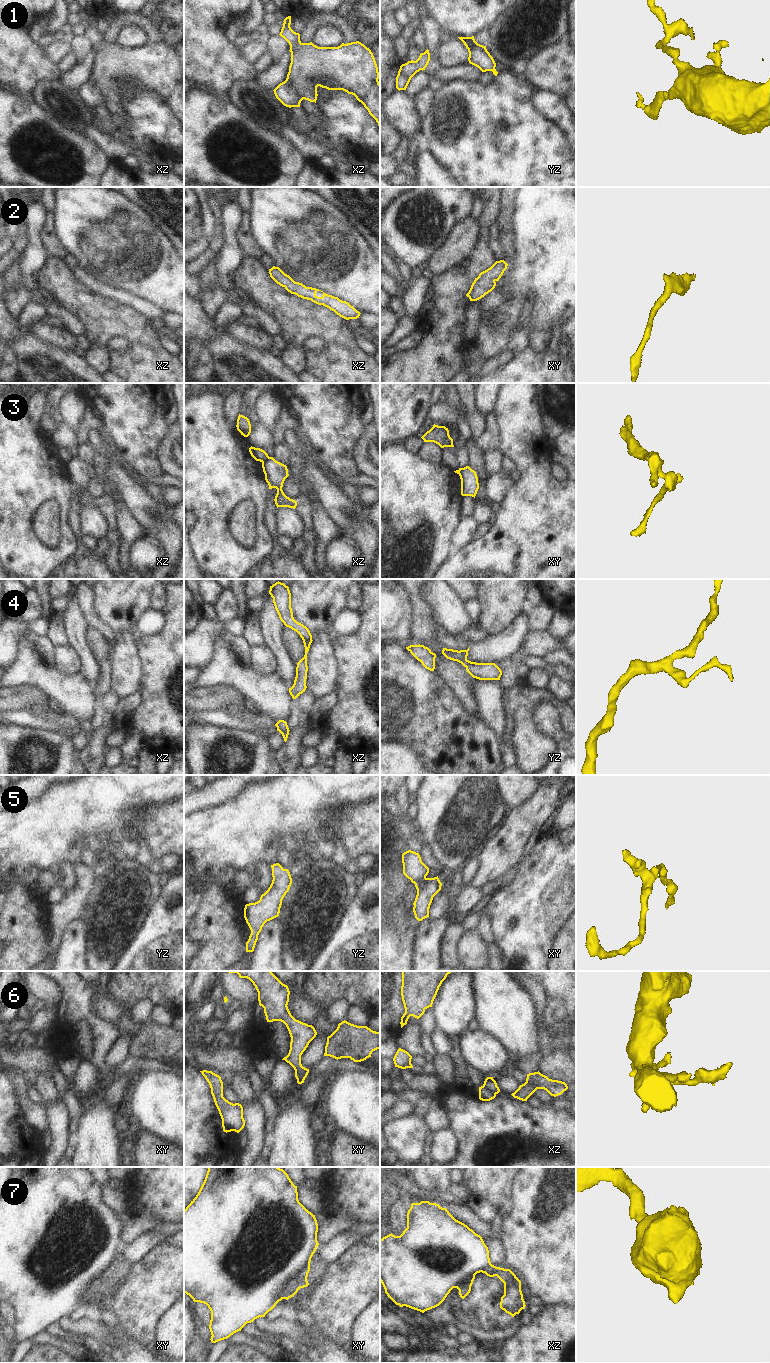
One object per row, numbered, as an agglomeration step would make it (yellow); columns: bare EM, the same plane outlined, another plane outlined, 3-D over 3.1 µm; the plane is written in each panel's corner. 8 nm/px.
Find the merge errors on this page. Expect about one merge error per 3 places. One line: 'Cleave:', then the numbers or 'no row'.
Cleave: 3, 6, 7.

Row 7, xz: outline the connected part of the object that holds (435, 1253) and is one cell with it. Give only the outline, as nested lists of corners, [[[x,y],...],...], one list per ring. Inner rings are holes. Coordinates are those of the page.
[[[429,1201],[411,1204],[407,1213],[407,1228],[400,1236],[391,1233],[380,1239],[380,1282],[385,1293],[396,1305],[422,1313],[439,1306],[453,1288],[457,1288],[464,1299],[470,1293],[477,1273],[494,1277],[499,1270],[500,1267],[491,1264],[488,1247],[480,1235],[456,1220],[446,1208]]]

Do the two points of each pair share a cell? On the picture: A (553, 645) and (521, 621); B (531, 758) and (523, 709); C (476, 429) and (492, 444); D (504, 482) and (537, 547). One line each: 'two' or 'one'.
A: two
B: one
C: two
D: two

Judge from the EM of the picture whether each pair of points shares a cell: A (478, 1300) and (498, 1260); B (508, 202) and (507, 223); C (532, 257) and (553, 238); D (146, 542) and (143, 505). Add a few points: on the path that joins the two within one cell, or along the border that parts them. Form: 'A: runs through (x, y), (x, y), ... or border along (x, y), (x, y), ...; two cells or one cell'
A: border along (500, 1267), (507, 1269); two cells
B: runs through (508, 207), (507, 218); one cell
C: runs through (537, 254), (548, 243); one cell
D: border along (147, 533), (154, 536), (162, 544); two cells

